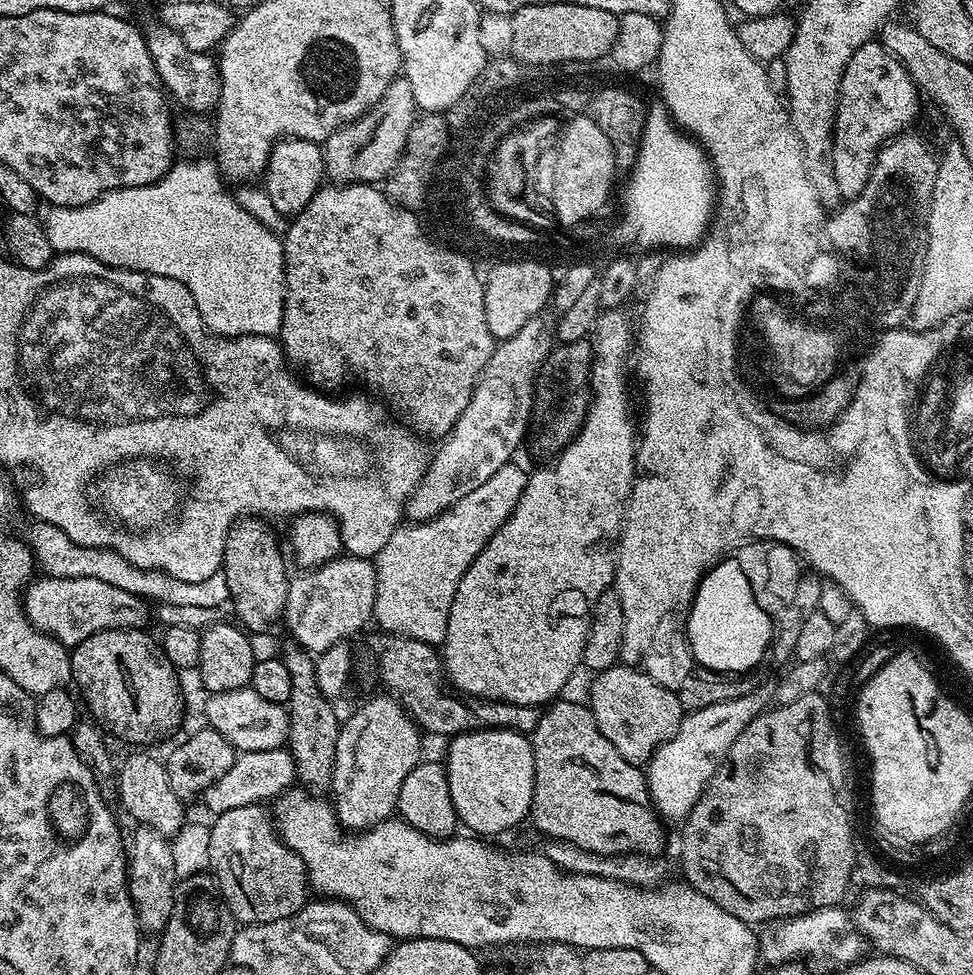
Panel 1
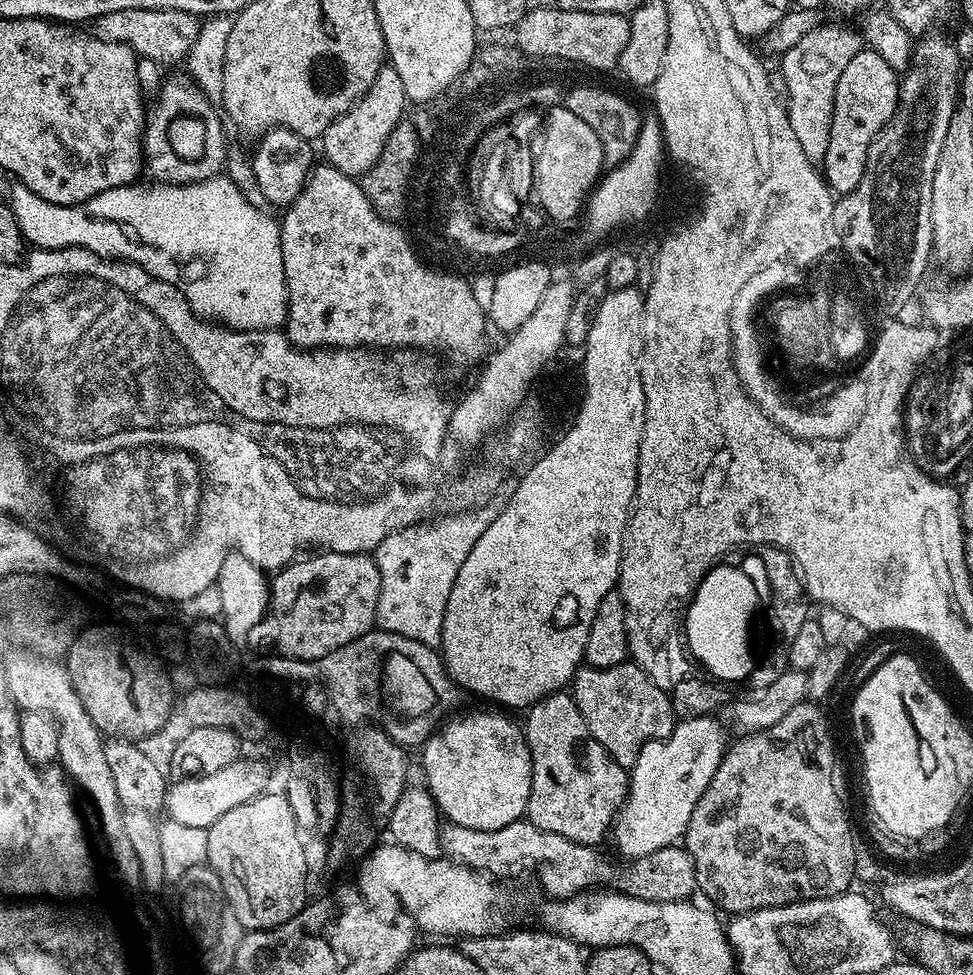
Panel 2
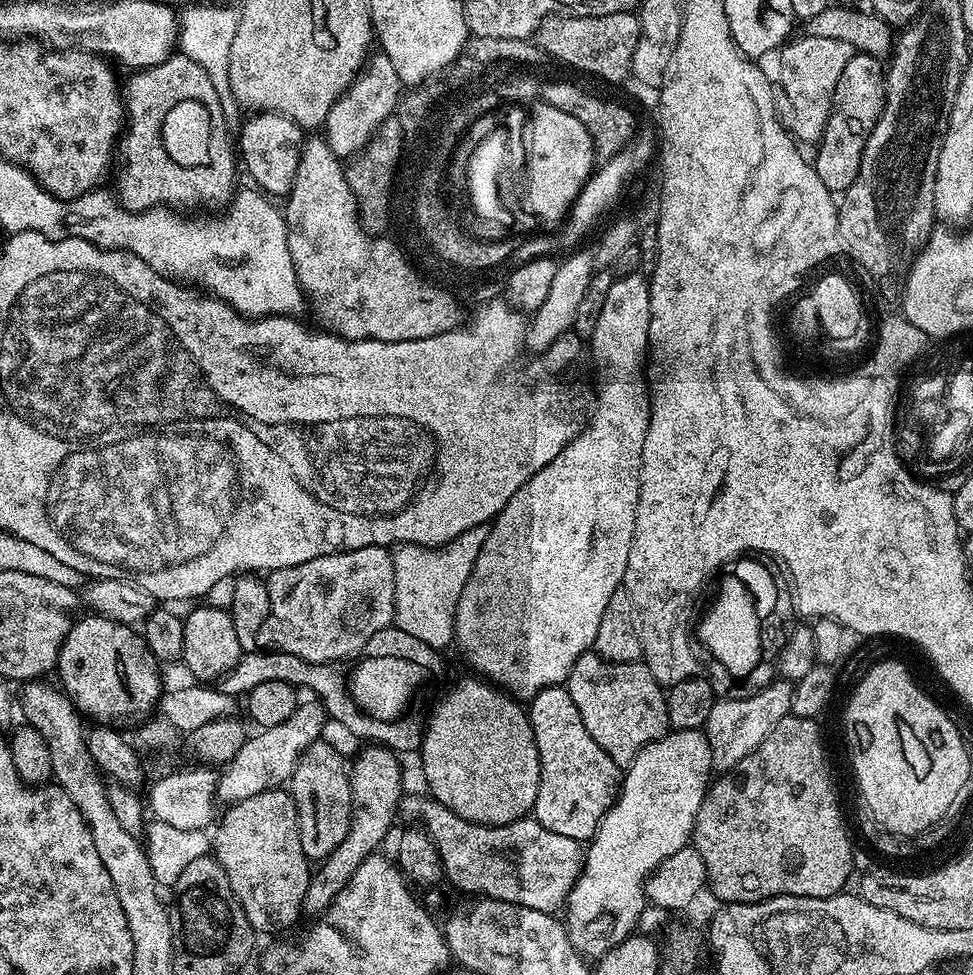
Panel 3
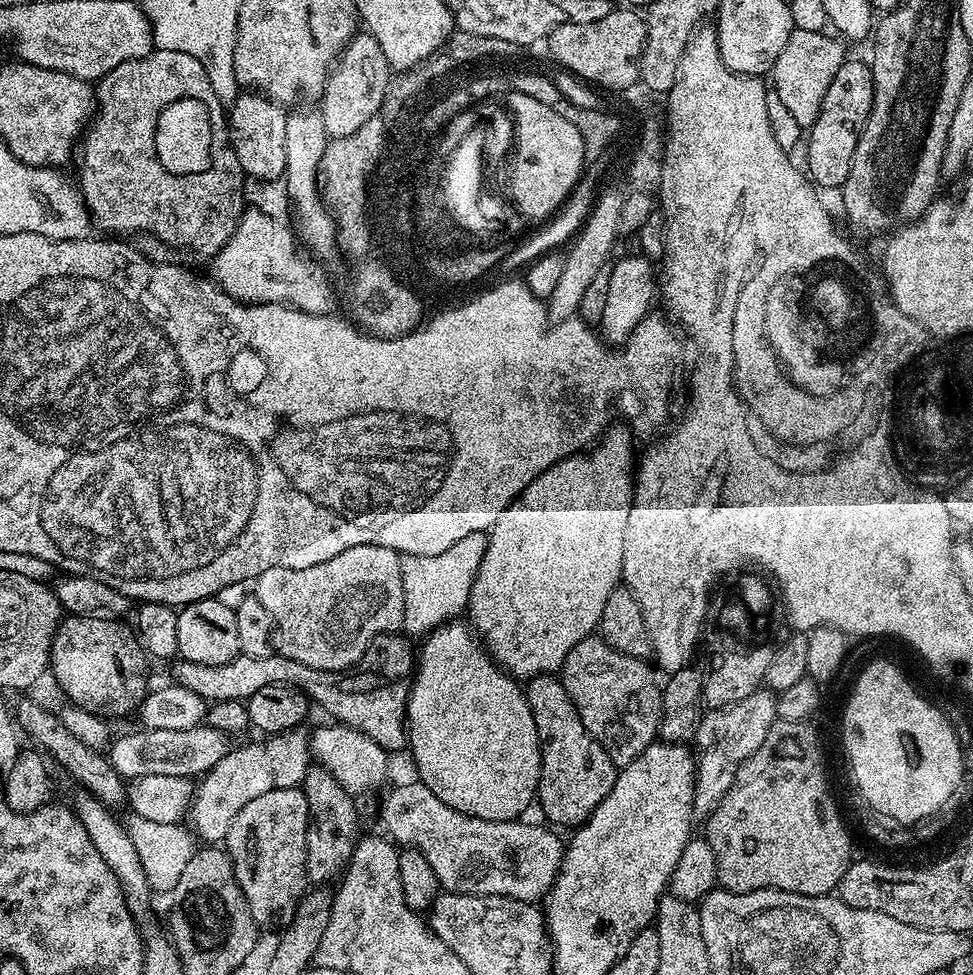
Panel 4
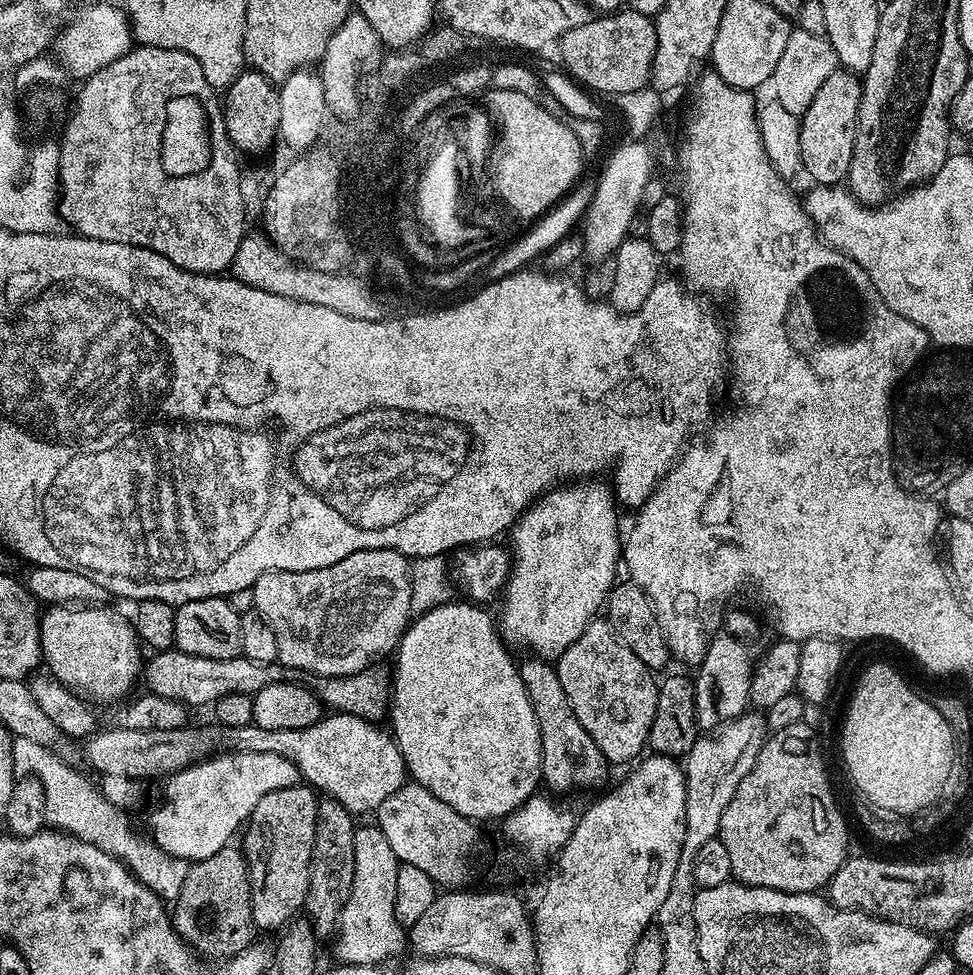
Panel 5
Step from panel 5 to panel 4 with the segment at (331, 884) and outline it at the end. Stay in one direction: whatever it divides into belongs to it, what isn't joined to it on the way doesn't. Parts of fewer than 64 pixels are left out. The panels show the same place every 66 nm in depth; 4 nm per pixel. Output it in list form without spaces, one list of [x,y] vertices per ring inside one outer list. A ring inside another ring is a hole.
[[[319,766],[309,767],[302,787],[308,807],[306,874],[313,885],[328,886],[332,879],[335,881],[347,868],[352,852],[356,849],[356,831],[360,828],[360,820],[356,817],[356,804],[352,801],[355,799],[353,793],[338,786],[338,778],[334,778],[325,768]]]

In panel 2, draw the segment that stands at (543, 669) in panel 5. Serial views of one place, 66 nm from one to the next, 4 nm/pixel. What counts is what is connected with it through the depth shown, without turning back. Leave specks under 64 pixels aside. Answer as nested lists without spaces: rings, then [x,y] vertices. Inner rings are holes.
[[[567,691],[551,692],[548,696],[542,697],[540,701],[527,709],[526,716],[528,716],[528,721],[523,721],[522,727],[524,729],[524,737],[528,740],[528,749],[532,759],[532,789],[530,790],[530,802],[526,813],[527,819],[542,830],[550,830],[554,834],[562,834],[562,838],[570,838],[579,844],[603,845],[604,836],[606,840],[615,825],[616,817],[620,815],[620,809],[624,807],[628,800],[629,769],[618,766],[618,762],[614,760],[612,755],[596,741],[594,734],[590,734],[590,726],[586,726],[586,718],[582,718],[576,701],[572,699]]]

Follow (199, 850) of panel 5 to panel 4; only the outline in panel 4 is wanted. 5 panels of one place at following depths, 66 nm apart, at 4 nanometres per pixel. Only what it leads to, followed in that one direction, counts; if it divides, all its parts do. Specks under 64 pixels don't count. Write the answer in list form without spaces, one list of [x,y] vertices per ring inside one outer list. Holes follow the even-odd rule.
[[[303,727],[269,735],[261,744],[233,747],[211,770],[199,777],[191,800],[190,819],[195,835],[204,842],[225,839],[242,806],[270,790],[299,788],[310,767],[310,736]]]

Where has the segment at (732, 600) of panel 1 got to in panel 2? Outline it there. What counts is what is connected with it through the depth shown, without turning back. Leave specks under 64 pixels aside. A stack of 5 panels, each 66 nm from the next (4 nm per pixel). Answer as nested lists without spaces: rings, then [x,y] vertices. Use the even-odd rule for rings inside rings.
[[[743,541],[721,549],[713,557],[712,563],[700,573],[700,579],[693,584],[684,610],[680,613],[685,645],[691,657],[704,664],[711,677],[728,684],[744,679],[754,670],[750,586],[748,580],[743,580],[743,576],[740,576],[740,572],[732,572],[732,568],[740,568],[747,551],[748,545]]]

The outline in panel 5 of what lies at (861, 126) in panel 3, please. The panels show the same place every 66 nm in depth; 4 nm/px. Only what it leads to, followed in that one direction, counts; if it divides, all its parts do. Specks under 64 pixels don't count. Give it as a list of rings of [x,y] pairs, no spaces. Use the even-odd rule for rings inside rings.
[[[836,67],[834,74],[822,82],[814,102],[800,117],[800,137],[802,138],[801,165],[803,171],[820,186],[840,186],[847,181],[848,171],[854,158],[856,123],[860,113],[860,90],[862,80],[857,73],[847,68]]]

